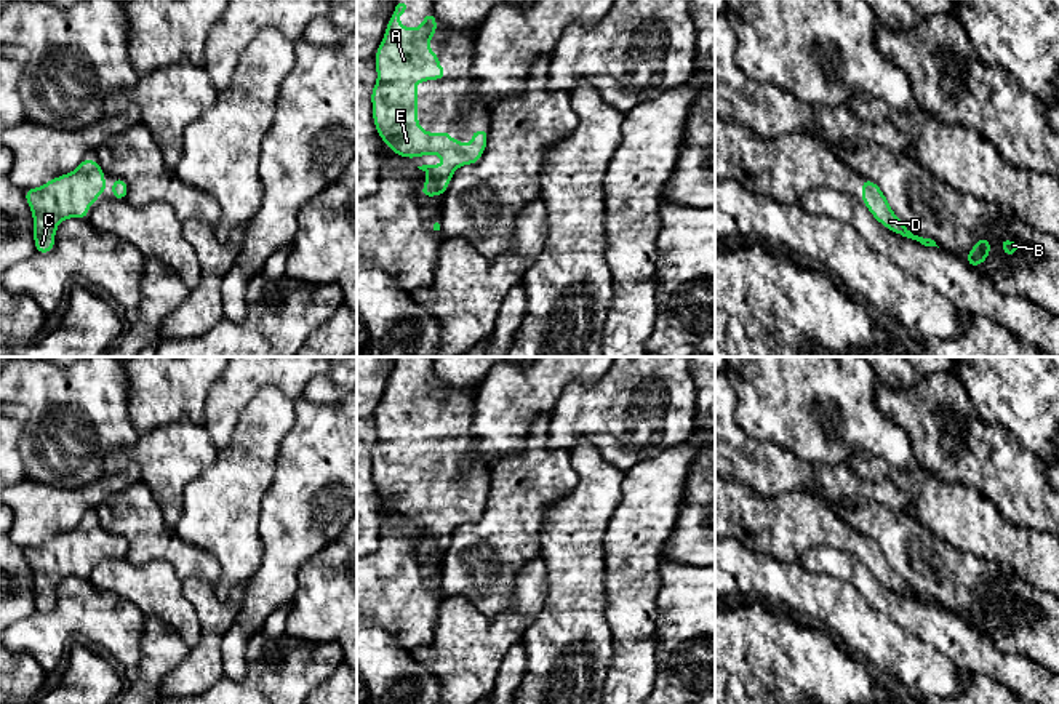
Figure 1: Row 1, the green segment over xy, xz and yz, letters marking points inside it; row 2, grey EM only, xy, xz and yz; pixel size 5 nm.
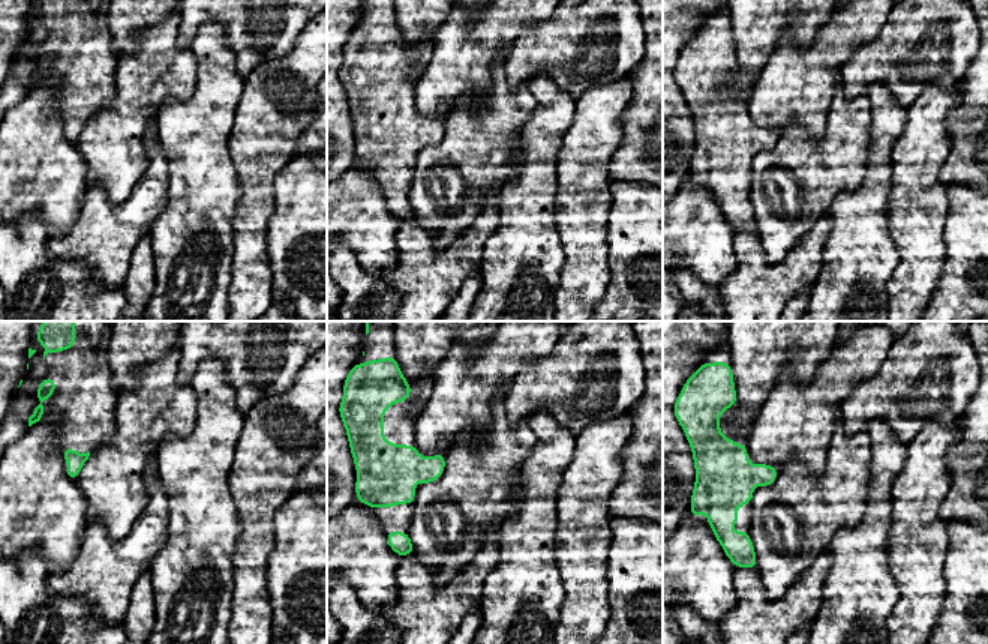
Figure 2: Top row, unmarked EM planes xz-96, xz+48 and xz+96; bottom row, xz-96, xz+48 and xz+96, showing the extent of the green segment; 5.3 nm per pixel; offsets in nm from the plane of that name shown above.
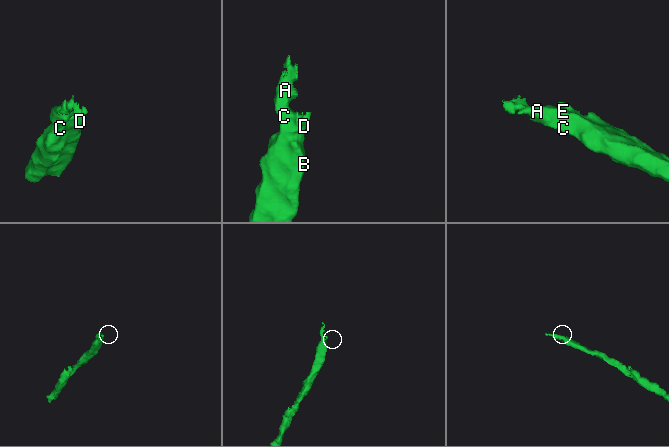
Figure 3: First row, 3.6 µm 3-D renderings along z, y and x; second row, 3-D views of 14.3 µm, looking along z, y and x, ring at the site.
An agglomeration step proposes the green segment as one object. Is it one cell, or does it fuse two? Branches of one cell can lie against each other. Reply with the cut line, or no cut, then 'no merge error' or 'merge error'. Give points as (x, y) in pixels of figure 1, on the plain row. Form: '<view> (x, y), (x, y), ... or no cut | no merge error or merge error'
no cut | no merge error

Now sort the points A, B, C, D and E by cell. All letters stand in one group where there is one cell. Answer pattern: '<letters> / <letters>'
A B C D E

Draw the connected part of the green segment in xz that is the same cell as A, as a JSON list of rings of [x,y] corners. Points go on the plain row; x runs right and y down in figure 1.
[[[397,358],[387,381],[386,394],[376,410],[378,442],[371,448],[373,480],[381,498],[402,515],[438,512],[448,523],[422,523],[427,531],[421,555],[445,554],[458,525],[477,522],[485,507],[490,488],[474,488],[472,502],[450,496],[448,488],[437,494],[418,483],[418,448],[414,443],[426,438],[446,437],[445,426],[438,424],[440,413],[430,411],[430,395],[437,390],[434,371],[424,371],[418,387],[398,381],[402,371],[410,370],[406,358]]]

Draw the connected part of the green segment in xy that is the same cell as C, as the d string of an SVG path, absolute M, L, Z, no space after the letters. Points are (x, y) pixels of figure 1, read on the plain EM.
M88 517L69 533L58 534L38 547L26 547L24 555L34 574L35 610L53 610L58 582L67 576L88 578L88 563L94 563L104 550L104 528L98 518Z

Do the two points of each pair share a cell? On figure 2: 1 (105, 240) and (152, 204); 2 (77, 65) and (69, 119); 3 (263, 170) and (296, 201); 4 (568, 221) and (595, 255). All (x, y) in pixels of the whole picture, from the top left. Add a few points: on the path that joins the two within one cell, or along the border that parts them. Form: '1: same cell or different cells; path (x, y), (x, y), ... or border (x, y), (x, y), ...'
1: same cell; path (117, 228), (140, 210)
2: same cell; path (77, 78), (77, 105)
3: different cells; border (293, 156), (275, 179), (275, 212), (272, 215)
4: same cell; path (577, 230), (583, 236), (586, 246)

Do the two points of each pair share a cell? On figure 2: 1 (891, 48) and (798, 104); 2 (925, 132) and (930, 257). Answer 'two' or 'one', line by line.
1: two
2: one

